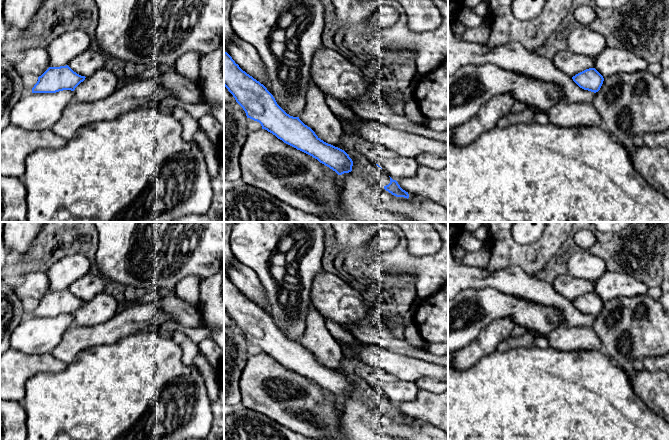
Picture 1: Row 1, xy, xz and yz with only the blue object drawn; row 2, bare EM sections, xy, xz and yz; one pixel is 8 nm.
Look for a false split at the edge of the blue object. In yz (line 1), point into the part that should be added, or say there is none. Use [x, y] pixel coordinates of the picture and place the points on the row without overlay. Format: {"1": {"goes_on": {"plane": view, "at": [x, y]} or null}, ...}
{"1": {"goes_on": null}}

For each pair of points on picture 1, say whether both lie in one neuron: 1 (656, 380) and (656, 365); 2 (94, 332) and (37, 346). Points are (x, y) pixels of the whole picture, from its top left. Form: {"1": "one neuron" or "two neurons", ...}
{"1": "two neurons", "2": "two neurons"}

